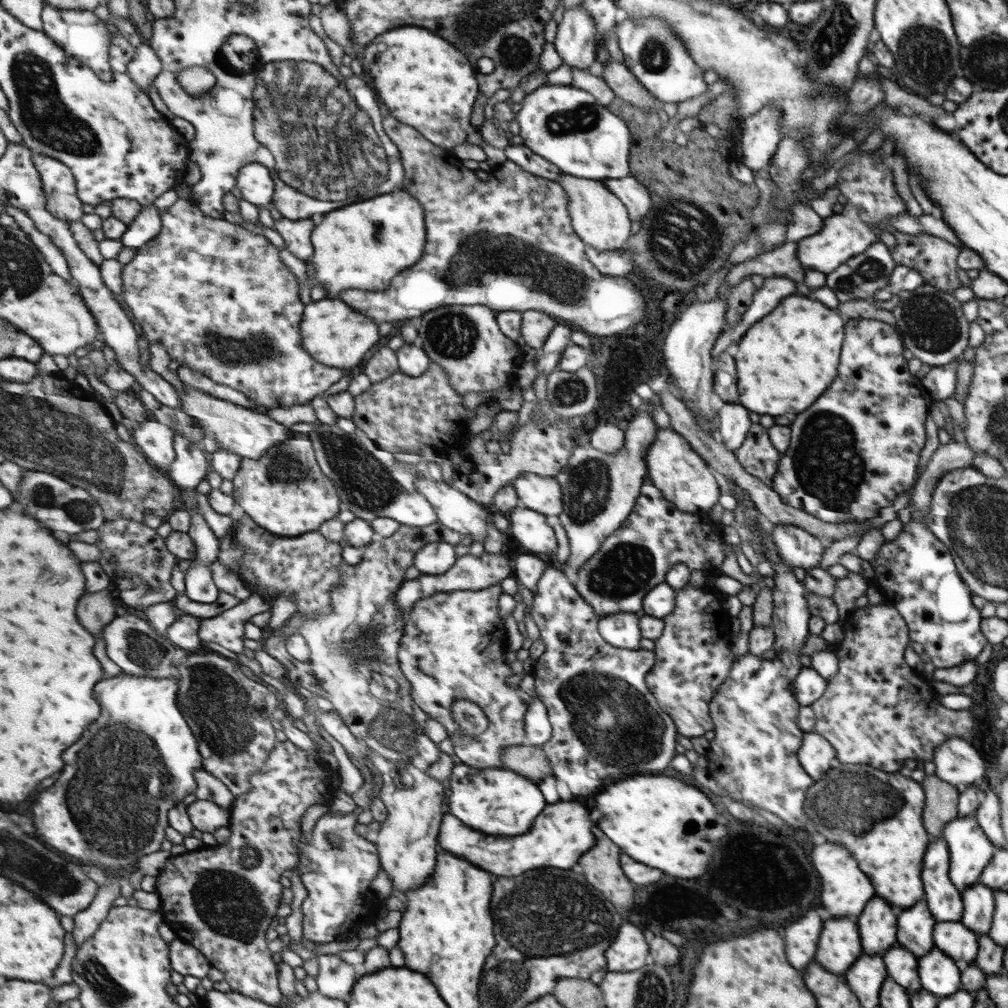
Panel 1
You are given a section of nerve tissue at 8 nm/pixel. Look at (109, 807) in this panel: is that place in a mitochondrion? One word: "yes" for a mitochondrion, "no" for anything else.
yes

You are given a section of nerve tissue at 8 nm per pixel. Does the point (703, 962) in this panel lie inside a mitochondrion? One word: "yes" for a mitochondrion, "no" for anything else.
no

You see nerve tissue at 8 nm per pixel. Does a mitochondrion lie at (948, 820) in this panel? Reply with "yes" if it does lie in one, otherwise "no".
no

